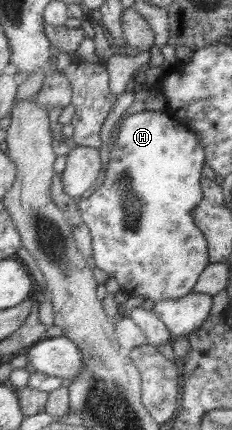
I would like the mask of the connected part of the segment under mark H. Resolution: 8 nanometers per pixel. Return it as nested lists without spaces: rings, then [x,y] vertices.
[[[144,110],[143,112],[131,114],[131,116],[127,116],[127,118],[122,121],[119,131],[117,145],[111,150],[108,157],[110,161],[107,163],[107,170],[105,170],[106,176],[104,184],[101,184],[101,187],[95,190],[89,198],[80,198],[78,200],[82,219],[88,226],[92,236],[92,258],[95,259],[96,267],[99,268],[99,270],[103,270],[103,272],[108,274],[111,278],[115,278],[120,284],[120,288],[126,293],[135,293],[139,296],[145,296],[155,303],[159,302],[159,300],[169,300],[187,296],[189,292],[194,292],[193,288],[201,272],[210,264],[207,239],[203,232],[201,232],[201,229],[197,227],[195,221],[193,221],[193,215],[191,215],[193,208],[204,198],[203,188],[200,184],[200,180],[203,178],[203,165],[206,164],[204,149],[197,141],[197,134],[188,126],[173,119],[167,111]]]

